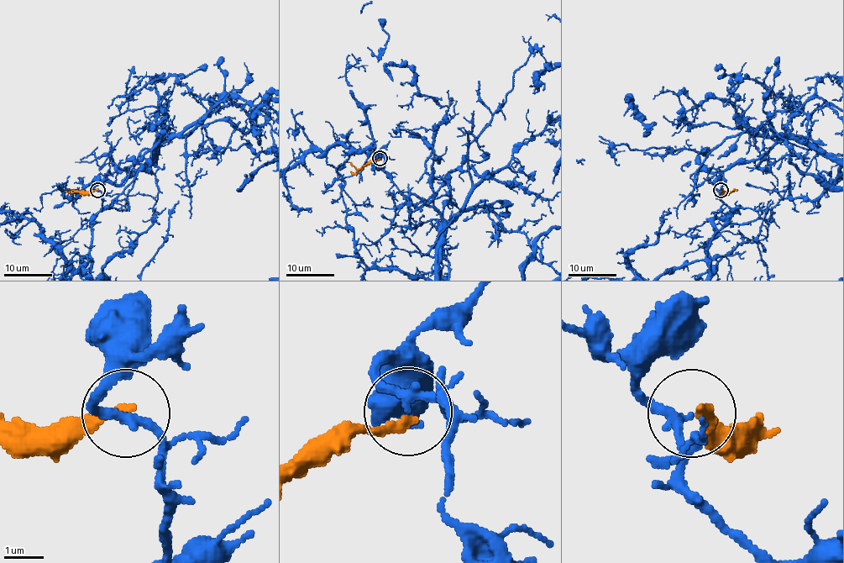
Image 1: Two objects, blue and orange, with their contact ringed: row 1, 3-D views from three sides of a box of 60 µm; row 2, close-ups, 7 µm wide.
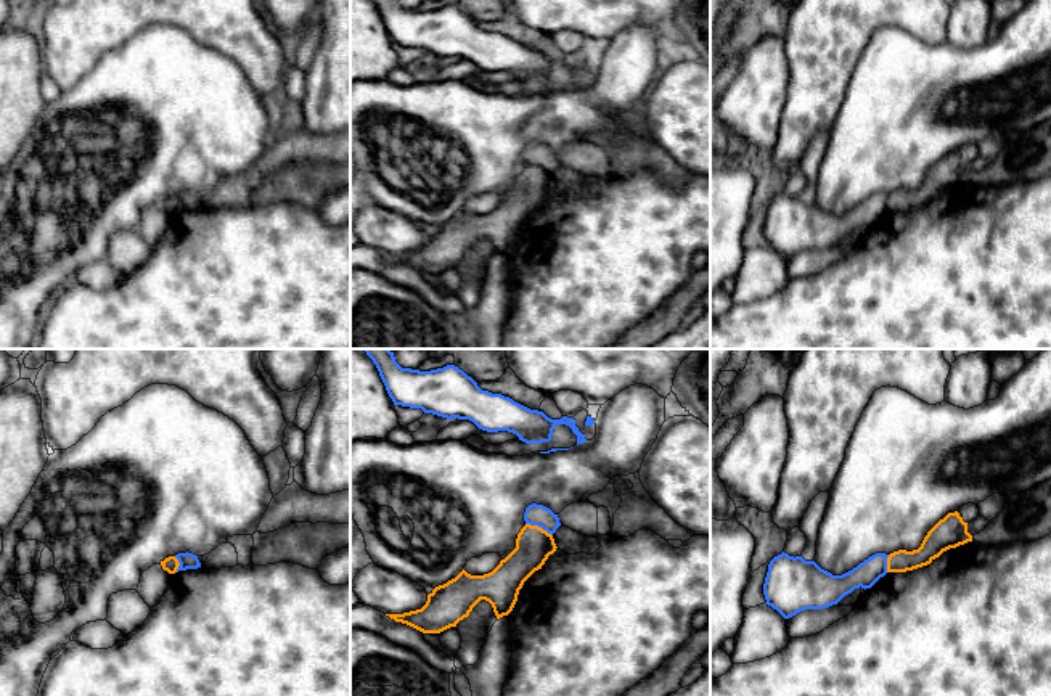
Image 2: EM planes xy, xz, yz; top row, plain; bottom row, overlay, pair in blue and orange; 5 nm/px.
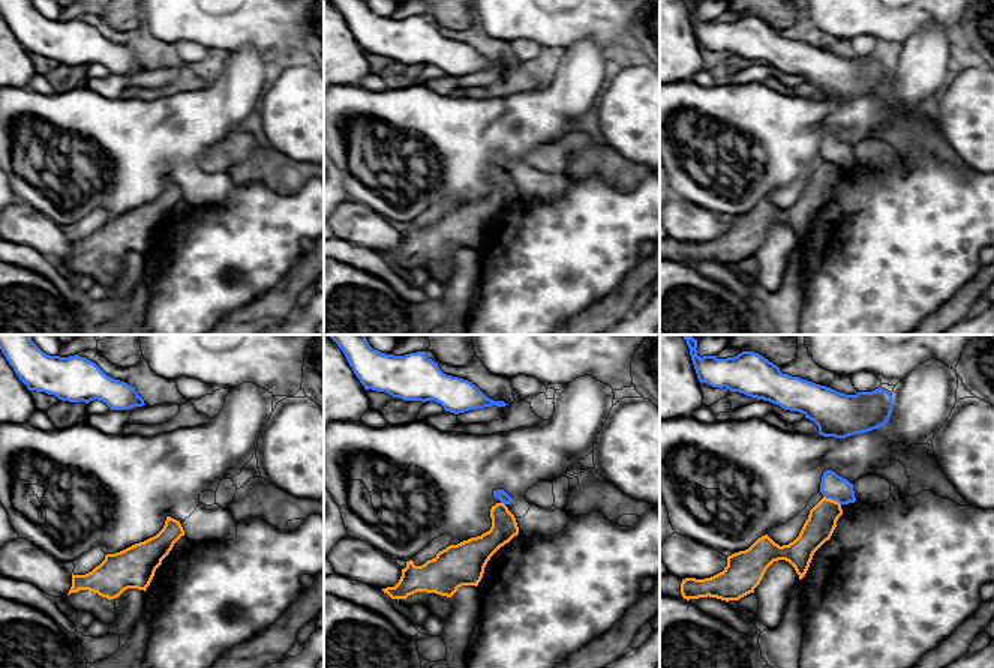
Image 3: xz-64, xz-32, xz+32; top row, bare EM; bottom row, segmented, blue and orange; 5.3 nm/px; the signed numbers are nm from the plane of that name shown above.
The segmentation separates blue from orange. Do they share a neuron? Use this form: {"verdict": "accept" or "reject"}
{"verdict": "reject"}

